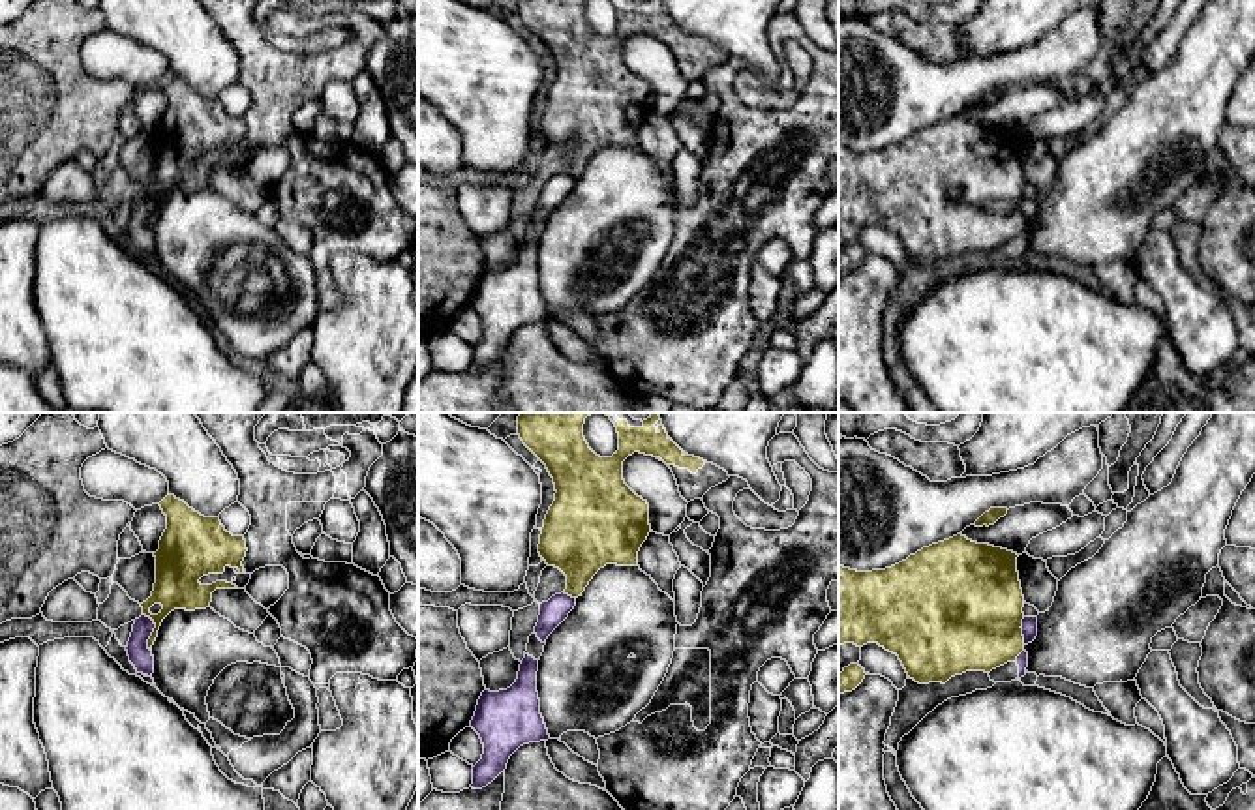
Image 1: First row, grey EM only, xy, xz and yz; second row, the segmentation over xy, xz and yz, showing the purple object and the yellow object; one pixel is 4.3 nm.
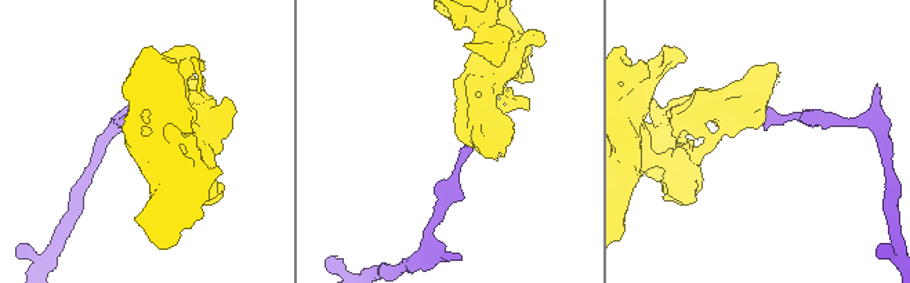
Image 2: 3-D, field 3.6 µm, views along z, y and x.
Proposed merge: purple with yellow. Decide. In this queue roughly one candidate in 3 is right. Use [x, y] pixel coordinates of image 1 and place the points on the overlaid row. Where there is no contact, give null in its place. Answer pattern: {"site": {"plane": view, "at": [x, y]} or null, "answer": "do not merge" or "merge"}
{"site": {"plane": "xy", "at": [152, 630]}, "answer": "do not merge"}

